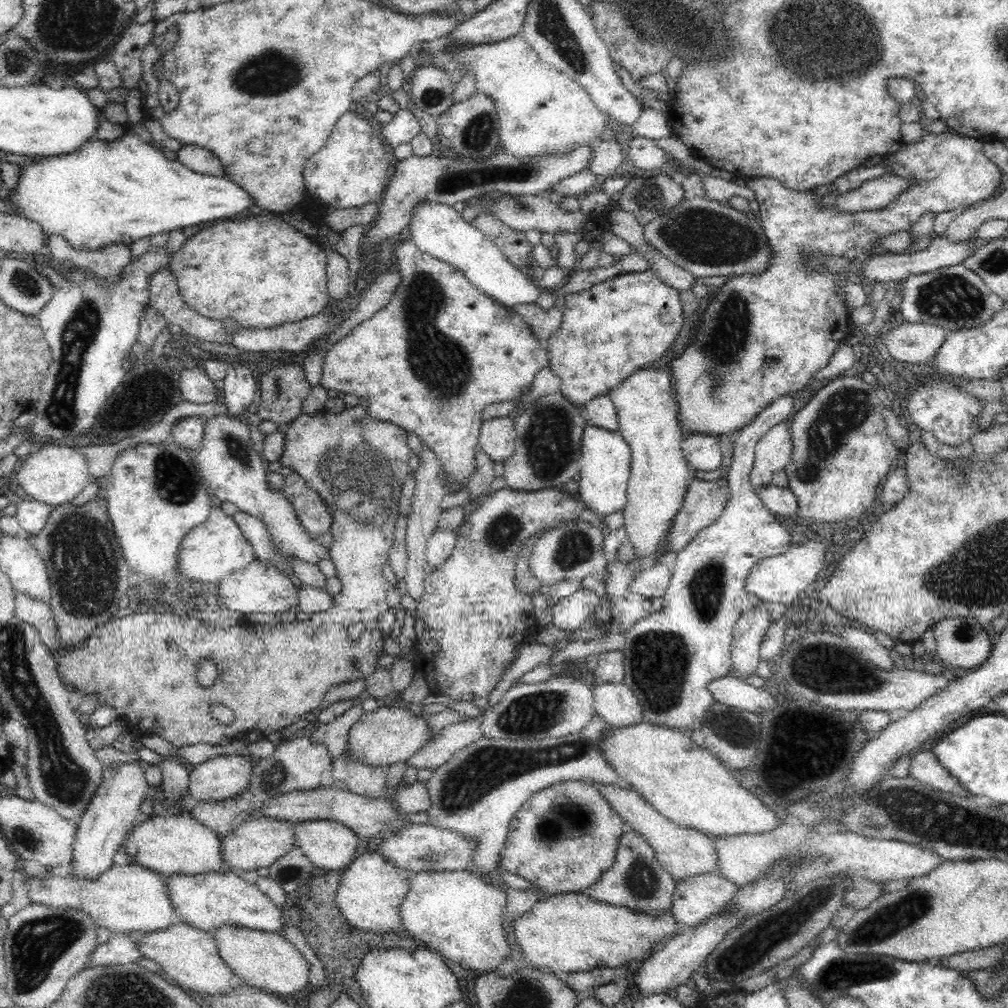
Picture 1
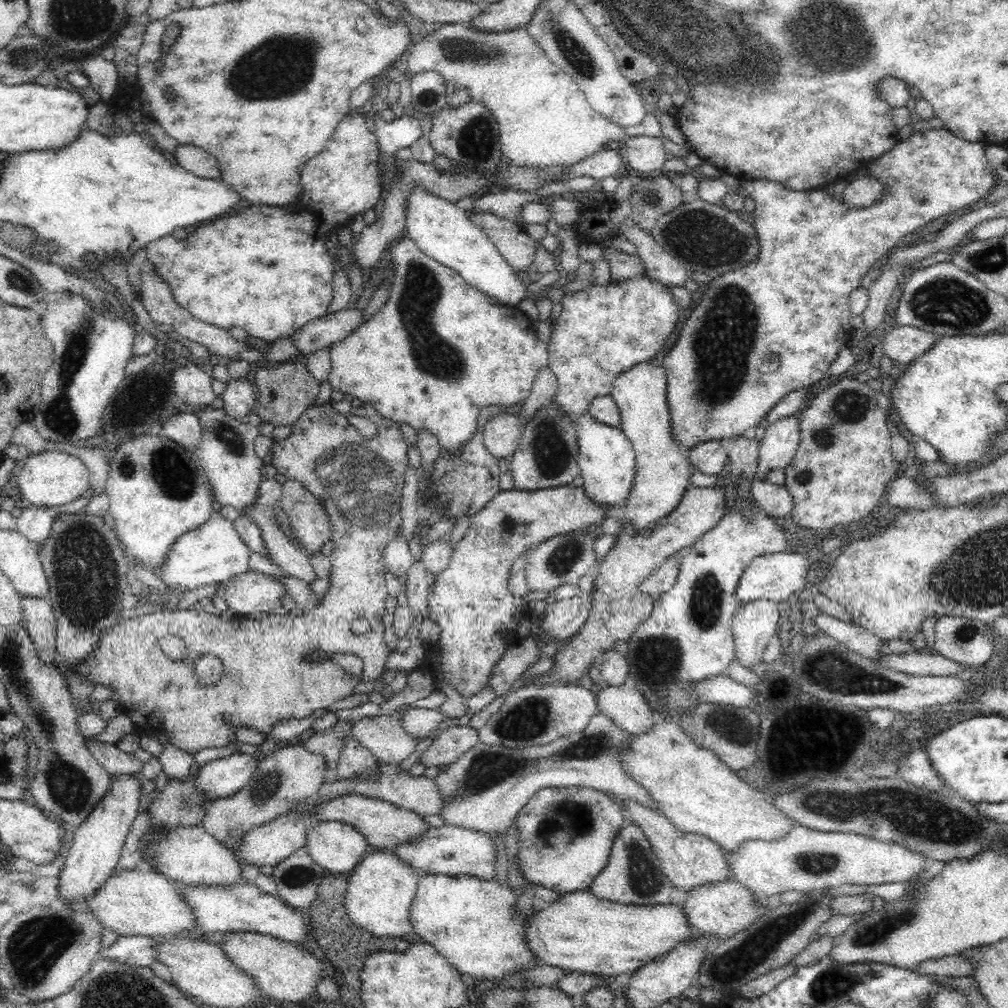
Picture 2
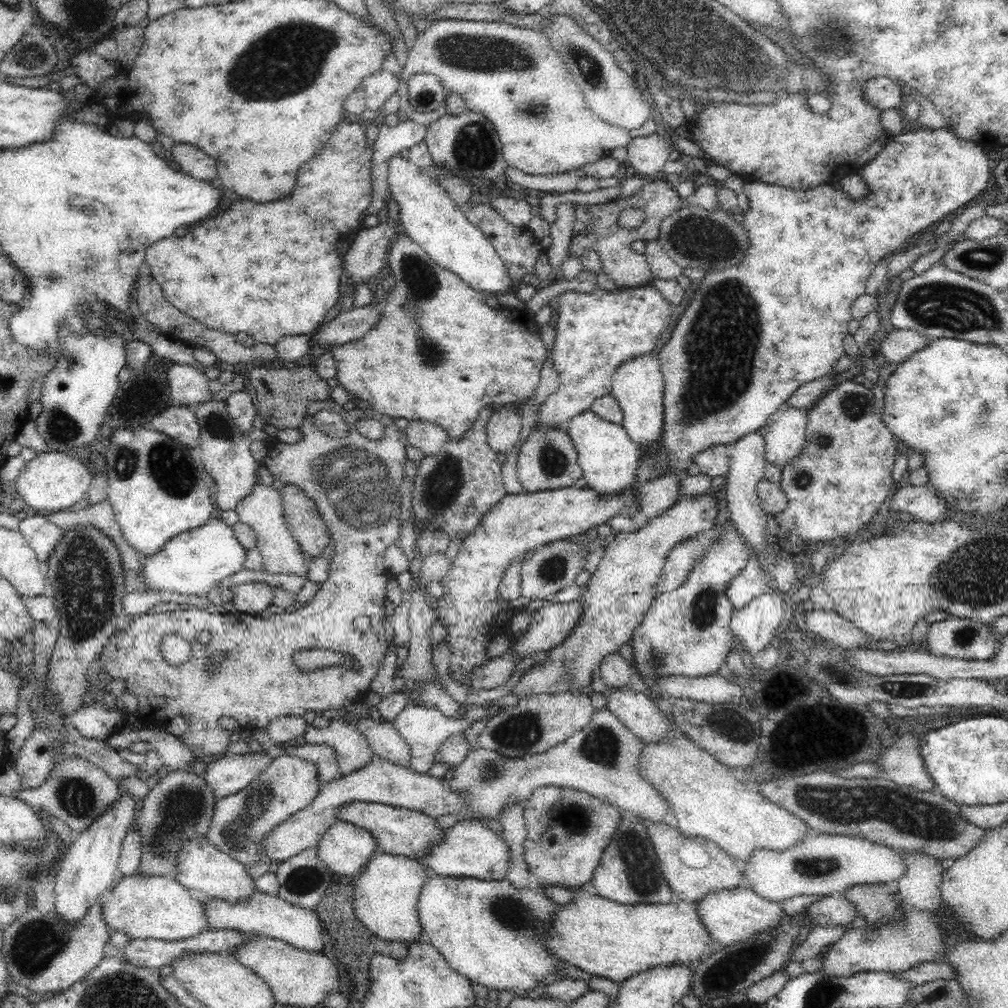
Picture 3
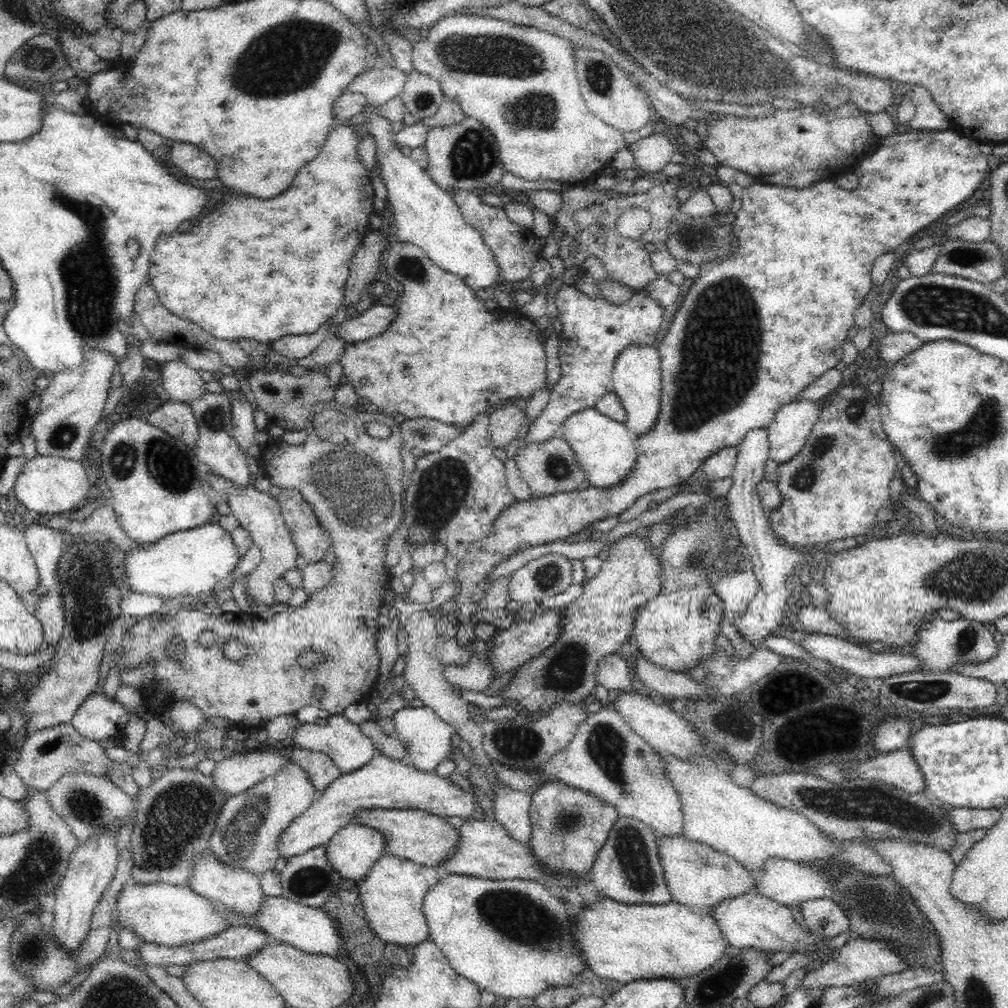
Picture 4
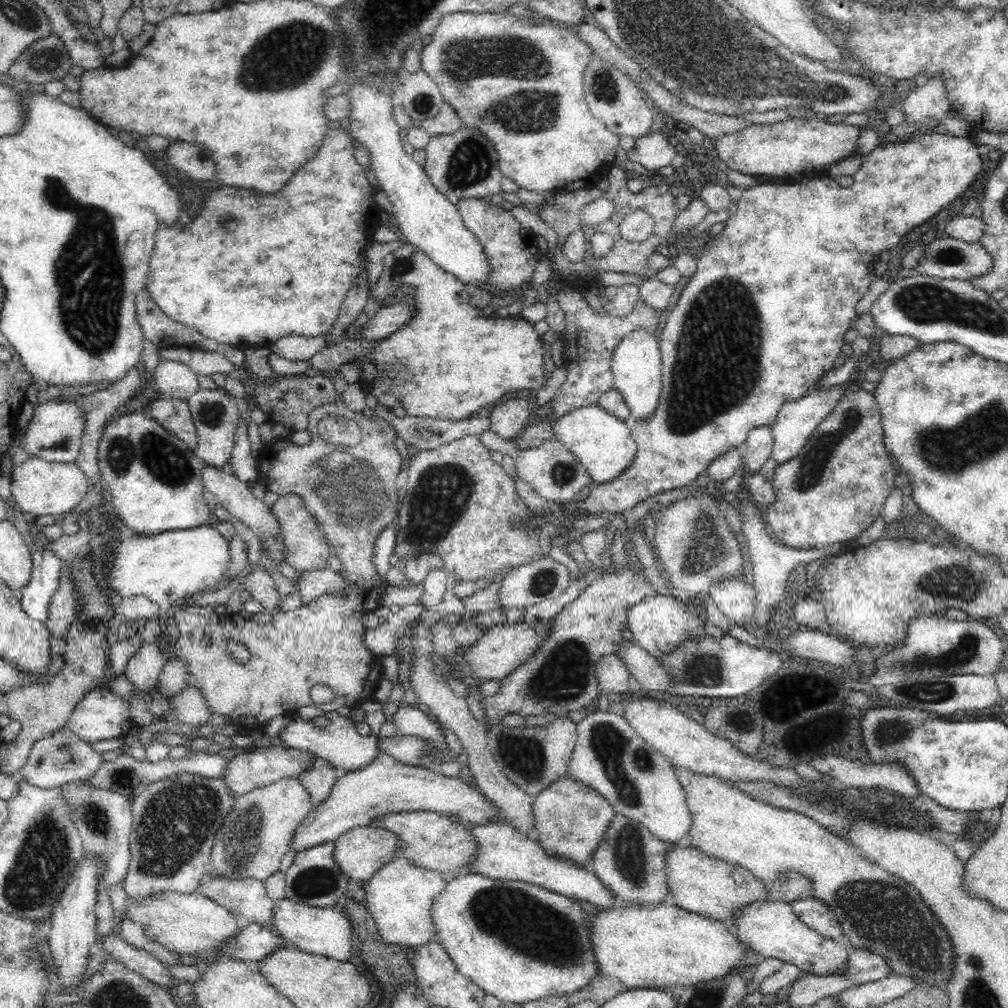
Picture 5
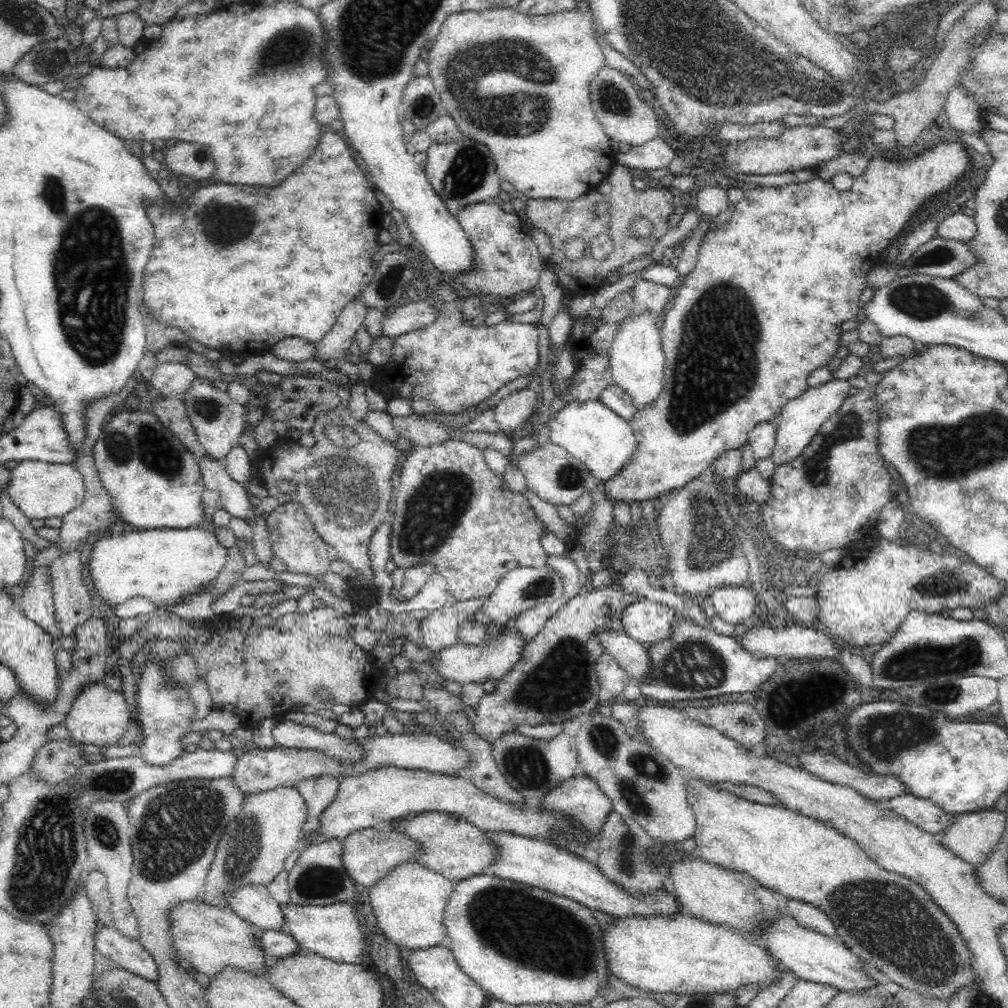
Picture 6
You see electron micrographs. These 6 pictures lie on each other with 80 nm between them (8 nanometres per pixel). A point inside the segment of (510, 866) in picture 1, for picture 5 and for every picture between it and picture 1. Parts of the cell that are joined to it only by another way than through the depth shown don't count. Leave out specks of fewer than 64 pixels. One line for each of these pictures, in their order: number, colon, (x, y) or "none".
2: (565, 833)
3: (567, 830)
4: (568, 826)
5: (571, 817)

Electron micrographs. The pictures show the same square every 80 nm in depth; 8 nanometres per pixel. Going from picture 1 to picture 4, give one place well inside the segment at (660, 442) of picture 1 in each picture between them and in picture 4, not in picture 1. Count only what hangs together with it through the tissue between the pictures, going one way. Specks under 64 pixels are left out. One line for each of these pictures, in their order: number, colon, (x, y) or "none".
2: (662, 472)
3: (637, 384)
4: (636, 376)

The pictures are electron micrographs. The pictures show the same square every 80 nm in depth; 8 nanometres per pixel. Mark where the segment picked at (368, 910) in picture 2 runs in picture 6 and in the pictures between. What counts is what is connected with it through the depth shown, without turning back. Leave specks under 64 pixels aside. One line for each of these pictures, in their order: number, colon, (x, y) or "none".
3: (387, 891)
4: (392, 893)
5: (399, 896)
6: (409, 903)

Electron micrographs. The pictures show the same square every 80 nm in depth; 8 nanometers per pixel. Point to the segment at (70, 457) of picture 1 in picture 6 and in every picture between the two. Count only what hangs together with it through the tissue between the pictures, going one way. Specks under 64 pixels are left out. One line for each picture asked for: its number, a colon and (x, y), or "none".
2: (51, 478)
3: (52, 481)
4: (52, 486)
5: (39, 487)
6: (40, 490)

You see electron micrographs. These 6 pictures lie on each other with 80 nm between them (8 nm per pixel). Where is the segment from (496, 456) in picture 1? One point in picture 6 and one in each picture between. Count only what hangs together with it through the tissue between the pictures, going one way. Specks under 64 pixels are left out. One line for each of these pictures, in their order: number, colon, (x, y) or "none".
2: (501, 435)
3: (504, 428)
4: (504, 423)
5: (508, 419)
6: (519, 405)

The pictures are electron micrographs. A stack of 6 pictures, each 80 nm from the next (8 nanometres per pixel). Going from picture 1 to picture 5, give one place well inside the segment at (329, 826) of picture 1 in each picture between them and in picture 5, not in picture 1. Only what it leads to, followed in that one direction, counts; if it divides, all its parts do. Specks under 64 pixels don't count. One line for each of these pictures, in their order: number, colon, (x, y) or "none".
2: (338, 847)
3: (346, 849)
4: (353, 851)
5: (360, 853)

